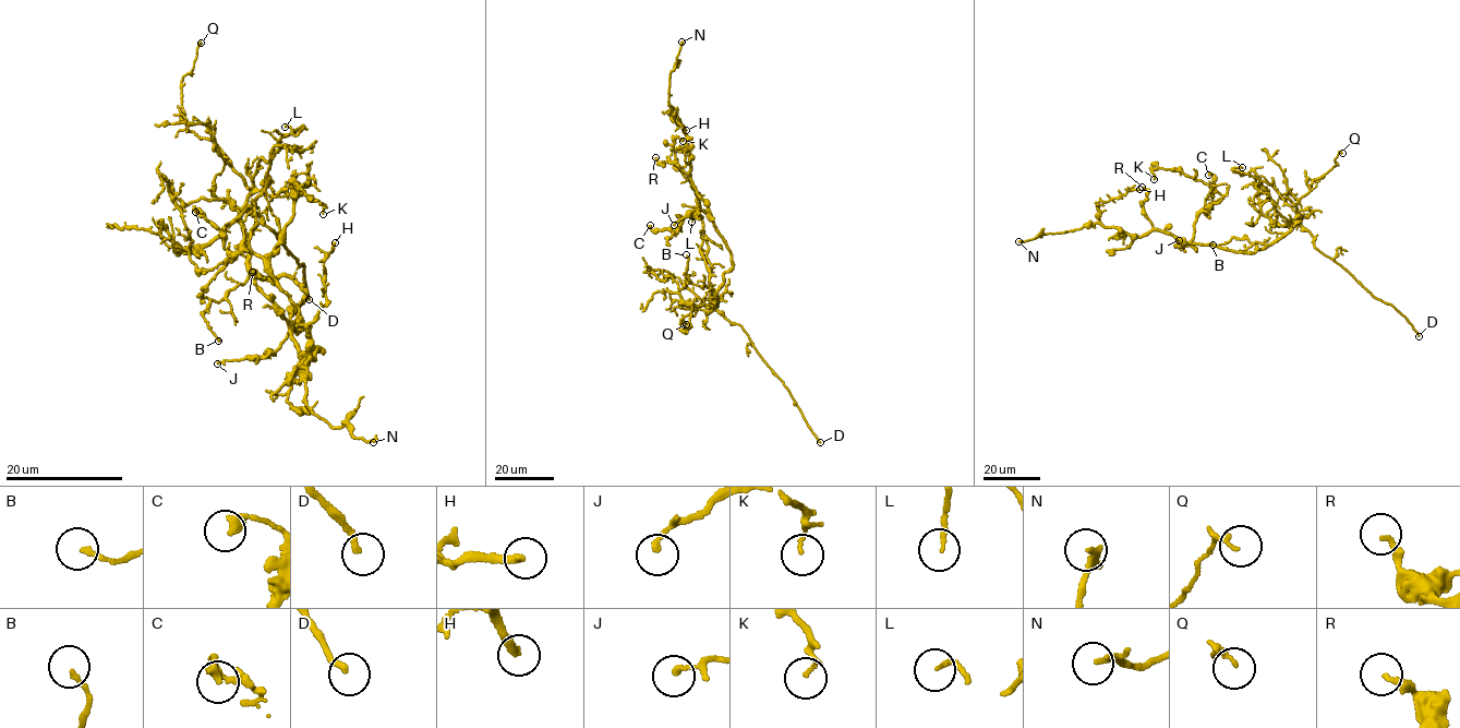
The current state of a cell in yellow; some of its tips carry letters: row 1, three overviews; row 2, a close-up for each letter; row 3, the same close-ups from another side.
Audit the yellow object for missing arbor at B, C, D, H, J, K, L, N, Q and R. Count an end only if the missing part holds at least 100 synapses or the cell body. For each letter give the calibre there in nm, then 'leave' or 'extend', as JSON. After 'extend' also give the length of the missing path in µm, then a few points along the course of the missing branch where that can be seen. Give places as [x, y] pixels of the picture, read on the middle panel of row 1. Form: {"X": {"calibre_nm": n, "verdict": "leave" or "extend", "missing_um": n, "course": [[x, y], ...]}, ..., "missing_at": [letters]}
{"B": {"calibre_nm": 150, "verdict": "leave"}, "C": {"calibre_nm": 320, "verdict": "leave"}, "D": {"calibre_nm": 220, "verdict": "extend", "missing_um": 80}, "H": {"calibre_nm": 300, "verdict": "leave"}, "J": {"calibre_nm": 200, "verdict": "leave"}, "K": {"calibre_nm": 120, "verdict": "leave"}, "L": {"calibre_nm": 140, "verdict": "leave"}, "N": {"calibre_nm": 200, "verdict": "leave"}, "Q": {"calibre_nm": 80, "verdict": "leave"}, "R": {"calibre_nm": 260, "verdict": "leave"}, "missing_at": ["D"]}

